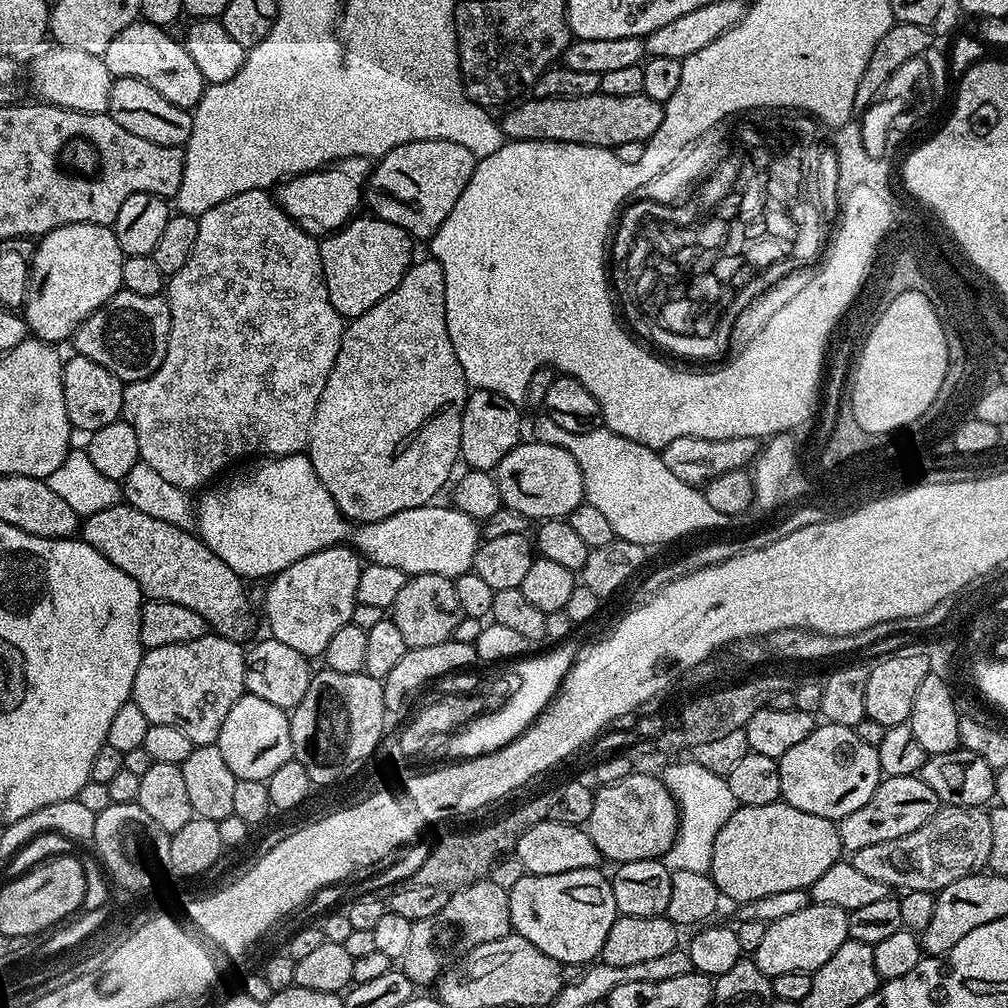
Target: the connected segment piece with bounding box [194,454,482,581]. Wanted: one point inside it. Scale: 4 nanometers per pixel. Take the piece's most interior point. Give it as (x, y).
(262, 520)

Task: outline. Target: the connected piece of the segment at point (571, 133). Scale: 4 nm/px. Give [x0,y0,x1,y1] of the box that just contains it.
[499,94,620,149]

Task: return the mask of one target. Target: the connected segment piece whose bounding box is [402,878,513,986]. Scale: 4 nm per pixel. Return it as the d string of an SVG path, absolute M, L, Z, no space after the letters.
M490 878L480 879L472 885L453 891L446 906L442 906L438 914L412 921L410 946L402 957L402 970L412 979L413 985L435 985L440 979L442 966L486 942L494 942L509 935L512 931L508 889L498 886Z

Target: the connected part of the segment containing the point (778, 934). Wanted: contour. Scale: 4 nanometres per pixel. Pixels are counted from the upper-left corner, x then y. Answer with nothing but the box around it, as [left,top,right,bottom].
[754,903,848,978]

